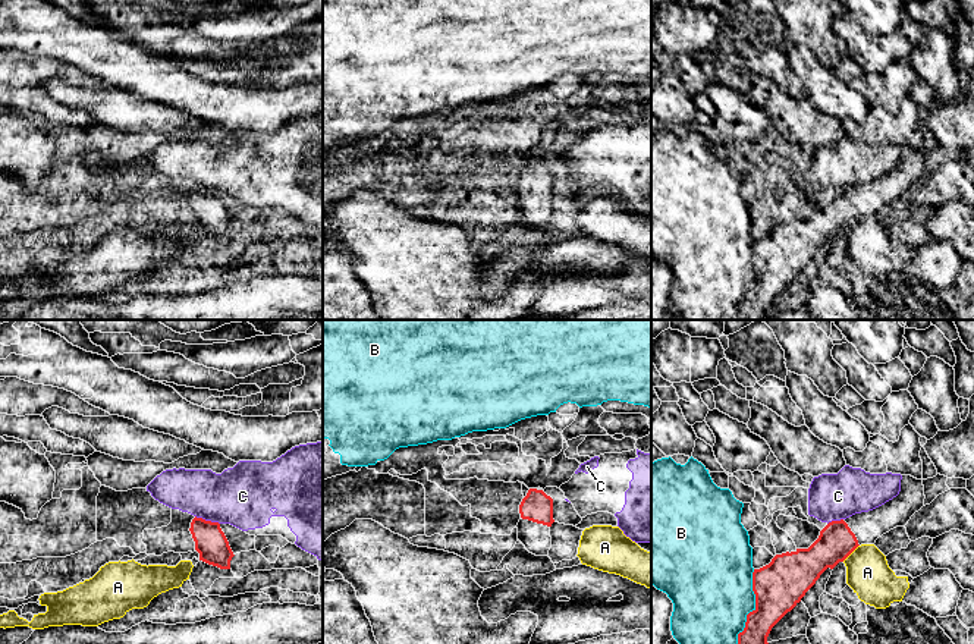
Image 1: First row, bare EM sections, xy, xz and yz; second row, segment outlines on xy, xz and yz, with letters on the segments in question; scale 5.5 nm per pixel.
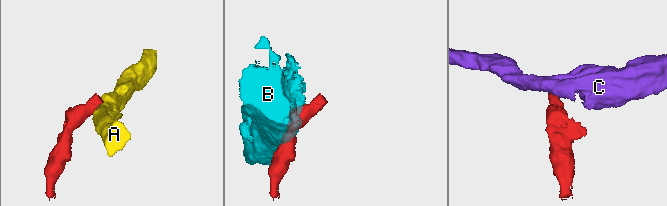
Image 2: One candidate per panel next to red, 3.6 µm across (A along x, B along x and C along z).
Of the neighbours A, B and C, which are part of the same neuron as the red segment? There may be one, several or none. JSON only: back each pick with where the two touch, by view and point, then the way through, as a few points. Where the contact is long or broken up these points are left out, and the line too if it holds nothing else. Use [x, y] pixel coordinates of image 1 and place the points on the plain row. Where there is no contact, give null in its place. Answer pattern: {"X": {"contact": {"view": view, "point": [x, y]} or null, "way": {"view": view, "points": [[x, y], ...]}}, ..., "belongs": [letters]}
{"belongs": []}

